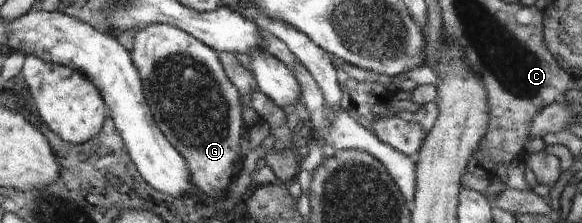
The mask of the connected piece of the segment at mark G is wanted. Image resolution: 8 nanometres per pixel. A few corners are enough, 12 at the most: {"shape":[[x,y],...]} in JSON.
{"shape":[[180,27],[130,54],[155,121],[209,202],[245,159],[239,89]]}

